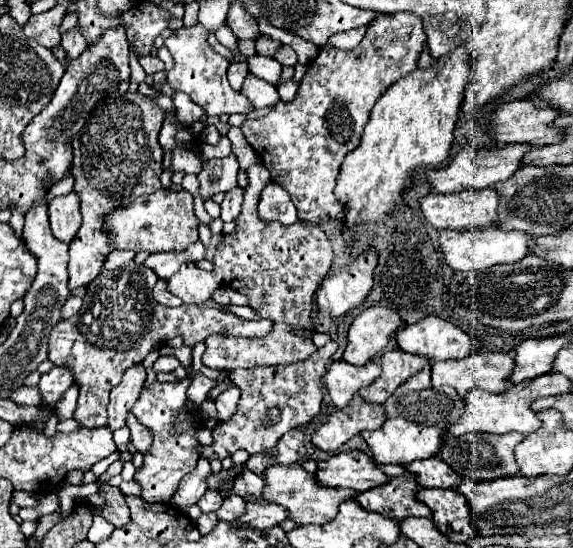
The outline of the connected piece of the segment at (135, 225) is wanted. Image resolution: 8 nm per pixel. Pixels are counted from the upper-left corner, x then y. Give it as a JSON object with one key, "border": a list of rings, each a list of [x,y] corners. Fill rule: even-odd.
{"border":[[[161,188],[159,192],[139,196],[129,206],[119,206],[109,212],[103,222],[103,232],[111,232],[111,250],[133,250],[133,252],[183,252],[199,240],[199,218],[193,212],[193,196],[187,190],[175,192]]]}

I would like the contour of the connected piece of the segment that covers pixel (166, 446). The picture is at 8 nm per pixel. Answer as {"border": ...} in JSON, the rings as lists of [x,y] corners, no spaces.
{"border":[[[191,368],[187,376],[179,382],[155,382],[151,388],[143,390],[131,414],[153,434],[153,444],[145,454],[143,466],[137,470],[135,480],[141,484],[141,498],[147,502],[169,502],[173,492],[177,490],[179,480],[193,472],[199,460],[199,440],[195,432],[203,428],[203,414],[187,404],[187,388],[193,382]]]}

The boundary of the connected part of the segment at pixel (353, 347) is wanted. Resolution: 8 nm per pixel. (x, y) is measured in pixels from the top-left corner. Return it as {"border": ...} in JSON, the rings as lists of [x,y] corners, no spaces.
{"border":[[[379,306],[367,308],[363,314],[359,314],[353,320],[349,328],[343,360],[355,366],[363,366],[371,362],[377,354],[383,352],[393,332],[397,332],[401,324],[403,320],[397,312]]]}

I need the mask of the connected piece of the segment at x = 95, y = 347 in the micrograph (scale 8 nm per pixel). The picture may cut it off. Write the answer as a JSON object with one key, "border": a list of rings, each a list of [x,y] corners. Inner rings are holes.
{"border":[[[127,262],[119,270],[103,270],[89,286],[87,294],[83,298],[83,308],[77,312],[75,318],[61,320],[49,336],[49,360],[57,366],[65,366],[73,372],[75,384],[79,386],[79,400],[77,400],[77,410],[73,418],[81,422],[85,428],[99,428],[107,424],[107,404],[109,404],[109,392],[113,386],[119,384],[123,378],[123,372],[131,368],[131,364],[141,364],[143,358],[153,350],[163,344],[167,344],[171,338],[181,336],[185,340],[185,346],[195,348],[199,342],[205,342],[207,336],[211,334],[221,334],[221,336],[247,336],[247,338],[263,338],[267,332],[271,332],[273,324],[271,320],[243,320],[235,316],[229,310],[219,310],[207,304],[201,306],[187,306],[181,304],[179,308],[167,308],[161,306],[153,298],[153,284],[155,284],[155,272],[145,268],[145,266],[135,266],[135,262]]]}

